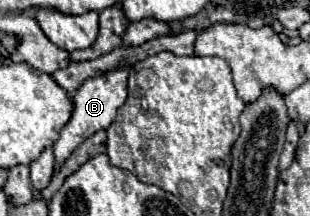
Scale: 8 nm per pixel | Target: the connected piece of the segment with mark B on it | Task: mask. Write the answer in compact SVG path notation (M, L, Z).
M116 69L116 71L108 71L102 73L98 77L92 77L88 81L84 81L84 85L76 91L76 95L72 97L74 109L72 109L72 117L70 121L64 125L60 139L54 143L54 157L56 157L56 165L54 169L60 171L60 167L66 163L66 159L72 155L72 151L88 137L92 137L96 131L106 129L114 119L116 119L116 111L120 105L124 105L126 101L126 81L128 81L128 69Z

